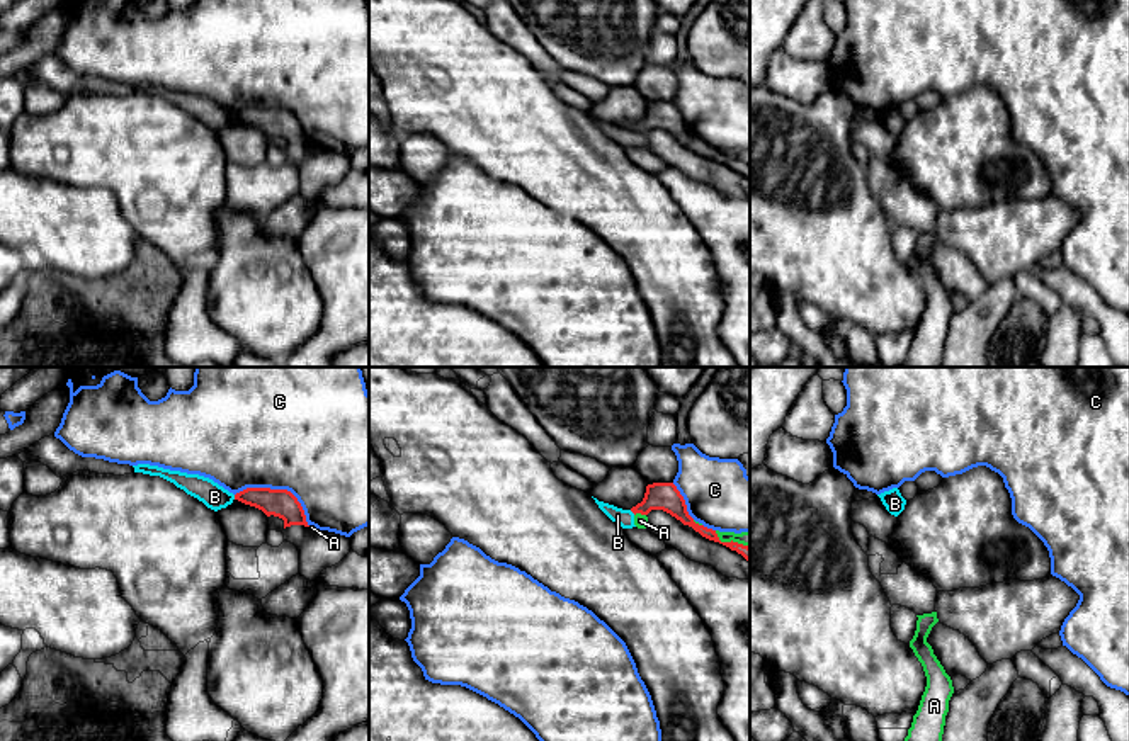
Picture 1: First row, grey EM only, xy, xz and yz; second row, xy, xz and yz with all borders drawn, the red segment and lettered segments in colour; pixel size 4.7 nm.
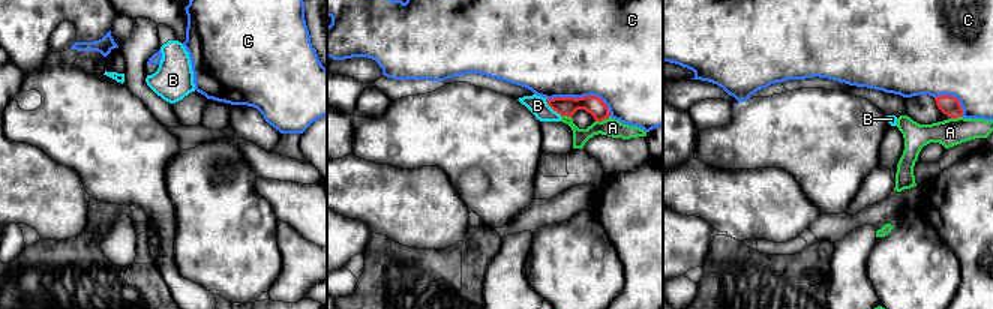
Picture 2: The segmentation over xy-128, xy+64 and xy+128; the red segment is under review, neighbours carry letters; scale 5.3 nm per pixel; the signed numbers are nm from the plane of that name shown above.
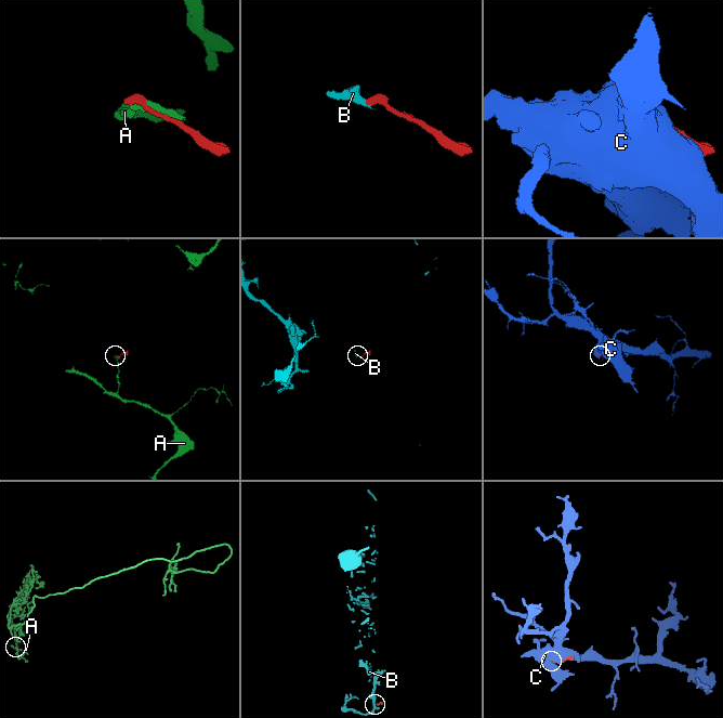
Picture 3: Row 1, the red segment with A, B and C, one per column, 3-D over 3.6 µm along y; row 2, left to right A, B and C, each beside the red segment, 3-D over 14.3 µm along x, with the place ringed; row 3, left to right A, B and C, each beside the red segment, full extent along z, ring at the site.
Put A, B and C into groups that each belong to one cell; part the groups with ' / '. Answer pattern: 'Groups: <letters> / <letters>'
Groups: A B / C

